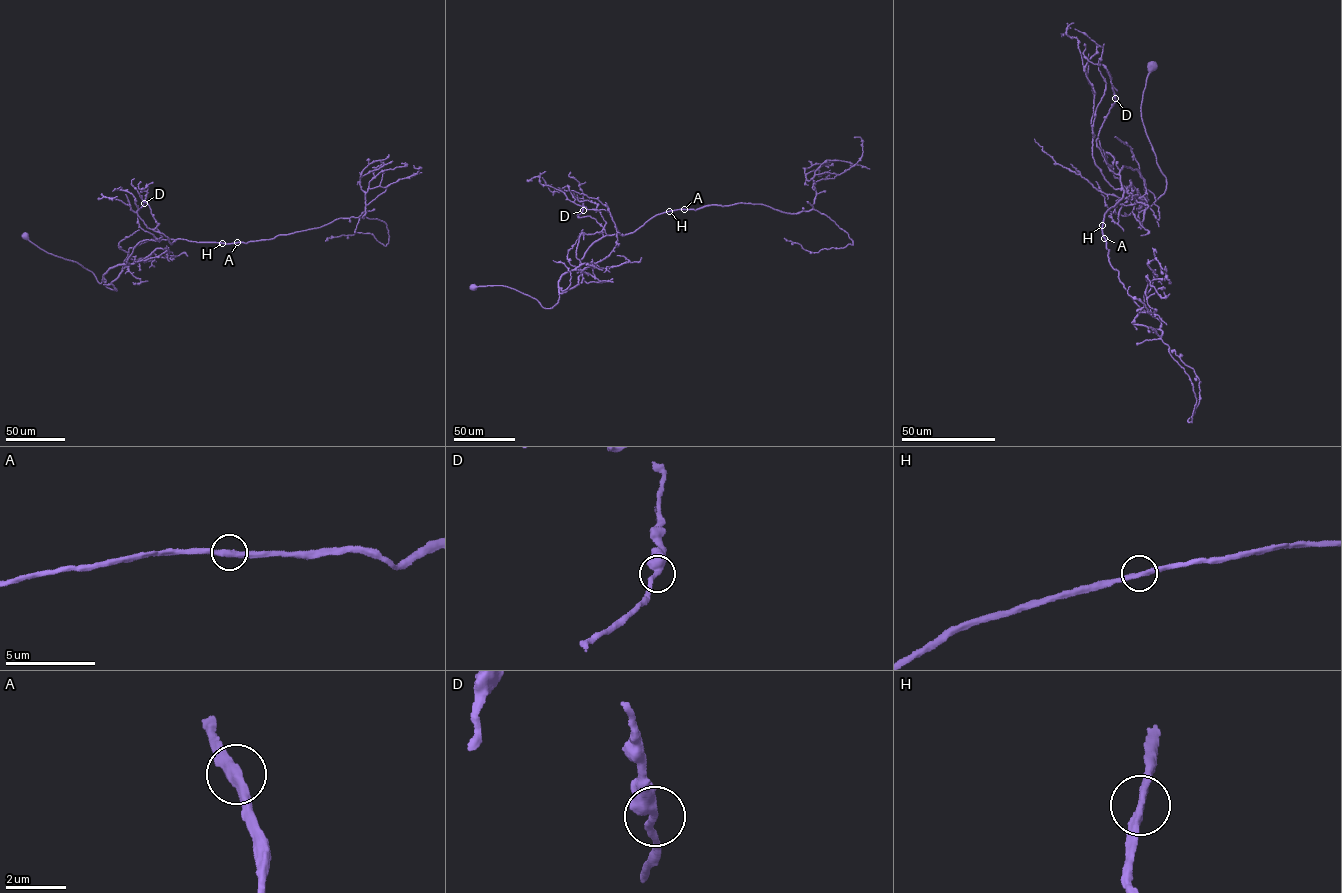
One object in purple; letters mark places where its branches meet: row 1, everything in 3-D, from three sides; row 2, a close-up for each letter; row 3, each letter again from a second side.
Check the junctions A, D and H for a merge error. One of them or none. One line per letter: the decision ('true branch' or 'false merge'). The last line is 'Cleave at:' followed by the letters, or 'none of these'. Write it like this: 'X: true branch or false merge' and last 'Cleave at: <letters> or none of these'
A: true branch
D: true branch
H: true branch
Cleave at: none of these

